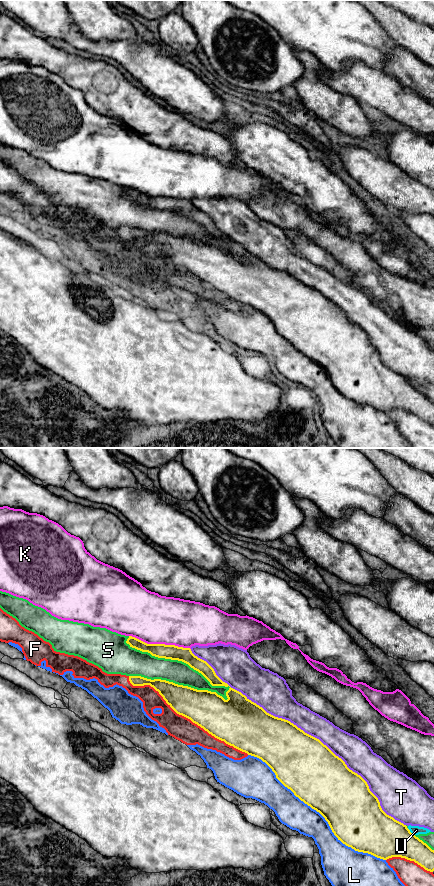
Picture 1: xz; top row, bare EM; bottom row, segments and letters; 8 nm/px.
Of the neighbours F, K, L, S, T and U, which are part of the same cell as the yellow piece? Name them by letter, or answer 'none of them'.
S

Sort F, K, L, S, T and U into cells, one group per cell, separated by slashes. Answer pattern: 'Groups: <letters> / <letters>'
Groups: F / K / L / S / T / U

